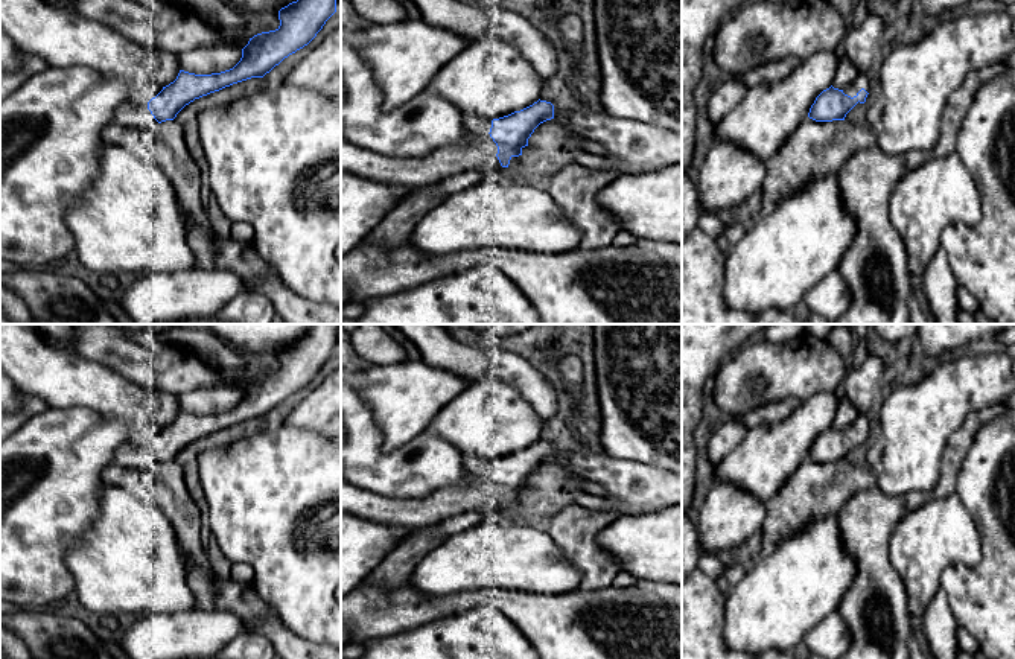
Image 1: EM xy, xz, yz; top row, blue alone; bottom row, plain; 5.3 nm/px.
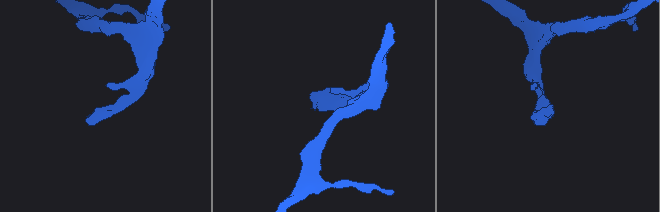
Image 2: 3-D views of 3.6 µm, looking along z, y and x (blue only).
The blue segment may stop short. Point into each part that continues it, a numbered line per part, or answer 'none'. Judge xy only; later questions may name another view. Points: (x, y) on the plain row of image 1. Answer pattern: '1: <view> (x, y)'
1: xy (128, 455)

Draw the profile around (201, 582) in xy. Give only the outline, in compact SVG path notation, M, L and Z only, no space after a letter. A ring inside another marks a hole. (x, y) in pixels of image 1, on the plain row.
M184 554L187 560L189 586L195 595L196 610L216 609L215 604L215 574L202 571L192 559Z

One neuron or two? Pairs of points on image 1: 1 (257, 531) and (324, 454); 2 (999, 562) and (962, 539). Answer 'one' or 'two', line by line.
1: one
2: two

